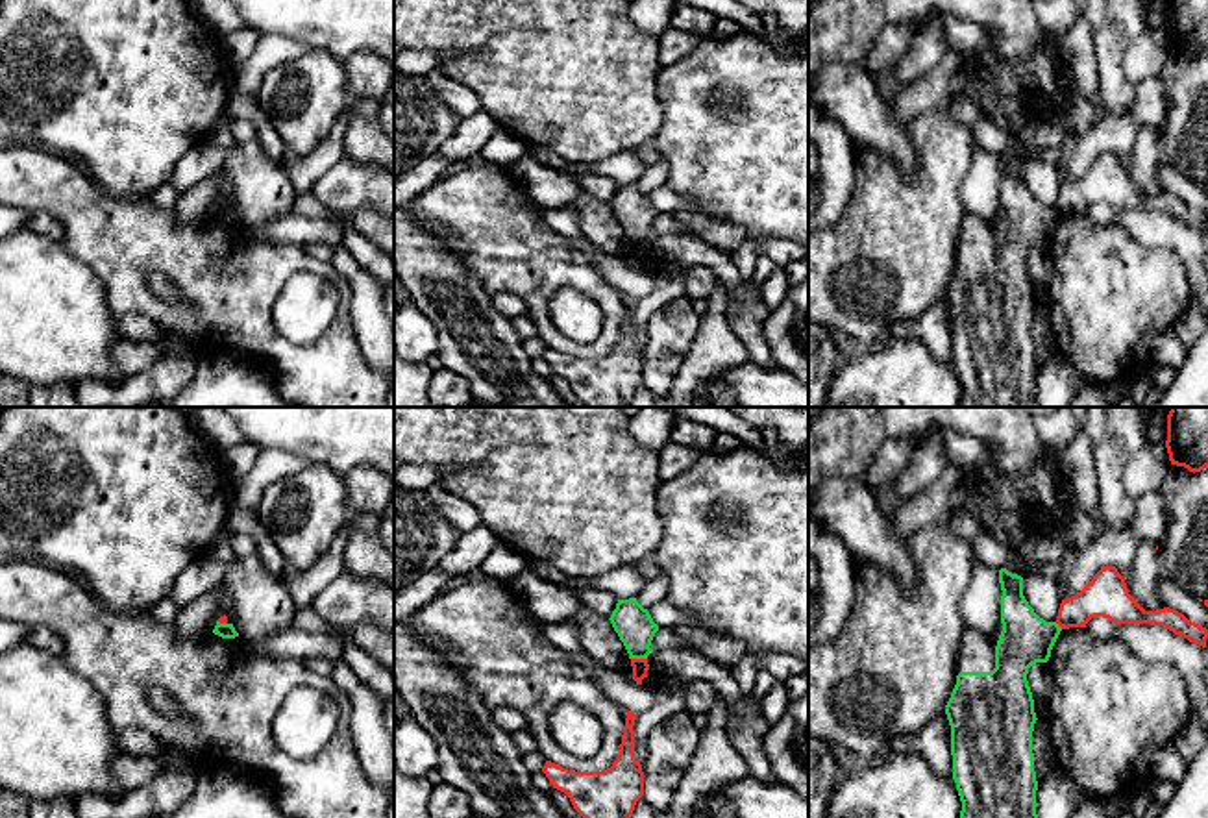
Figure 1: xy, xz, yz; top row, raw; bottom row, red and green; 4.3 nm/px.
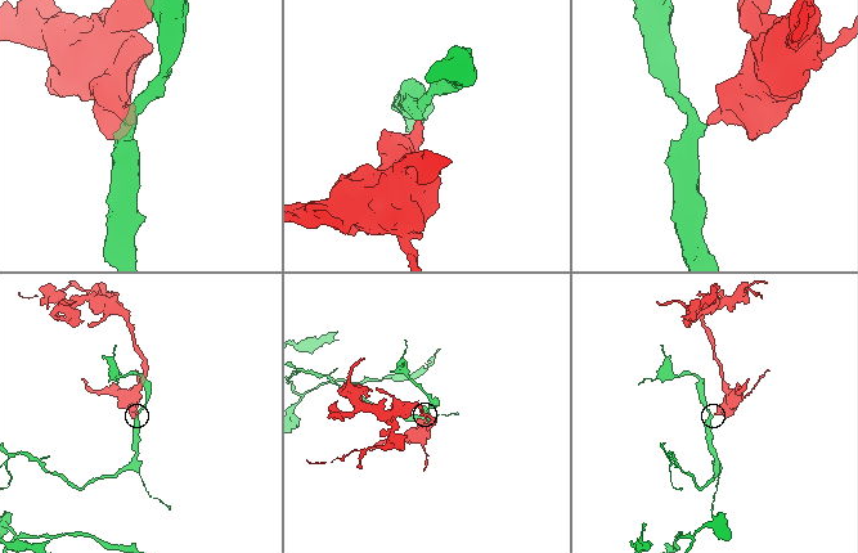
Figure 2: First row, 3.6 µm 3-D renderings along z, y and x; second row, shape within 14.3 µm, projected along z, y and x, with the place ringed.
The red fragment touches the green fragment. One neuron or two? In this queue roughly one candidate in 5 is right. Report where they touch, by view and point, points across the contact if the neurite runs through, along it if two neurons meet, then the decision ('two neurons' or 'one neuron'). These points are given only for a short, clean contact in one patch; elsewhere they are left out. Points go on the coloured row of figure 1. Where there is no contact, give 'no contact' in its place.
contact xz (639, 659); border xz (631, 657), (646, 659); two neurons

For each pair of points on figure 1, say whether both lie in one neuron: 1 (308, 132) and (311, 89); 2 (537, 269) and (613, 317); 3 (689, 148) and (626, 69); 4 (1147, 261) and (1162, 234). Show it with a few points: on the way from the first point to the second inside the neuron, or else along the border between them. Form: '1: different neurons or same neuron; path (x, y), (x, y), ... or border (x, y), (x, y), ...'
1: same neuron; path (308, 121), (308, 100)
2: same neuron; path (559, 269), (576, 269), (602, 295)
3: different neurons; border (659, 73), (661, 128), (652, 143)
4: different neurons; border (1120, 223), (1140, 241), (1168, 247), (1188, 276)

